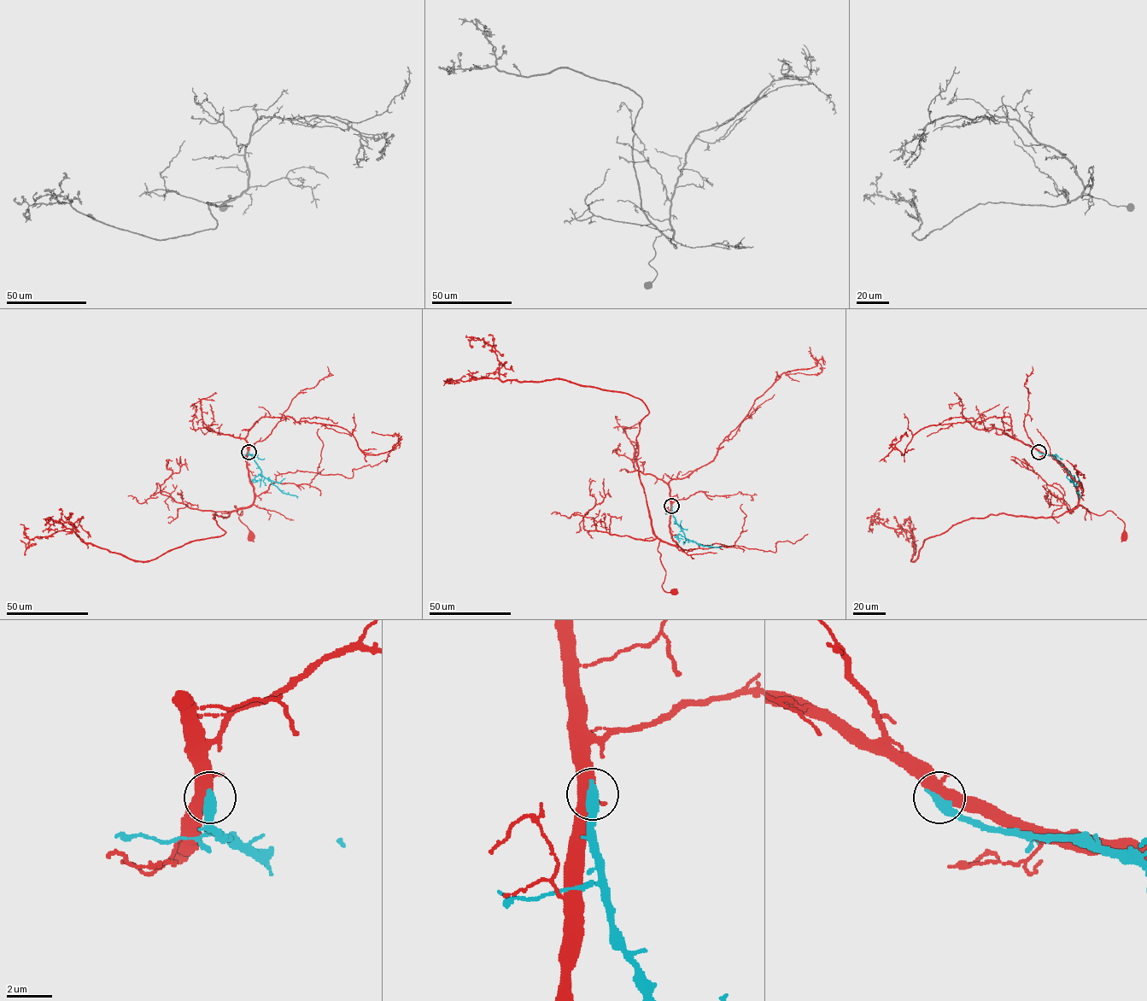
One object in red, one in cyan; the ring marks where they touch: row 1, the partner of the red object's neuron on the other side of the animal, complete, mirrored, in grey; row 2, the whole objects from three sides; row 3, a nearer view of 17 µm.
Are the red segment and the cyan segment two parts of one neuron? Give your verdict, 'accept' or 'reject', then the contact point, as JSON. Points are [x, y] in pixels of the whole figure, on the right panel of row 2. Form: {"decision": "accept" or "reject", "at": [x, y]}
{"decision": "reject", "at": [1038, 452]}

